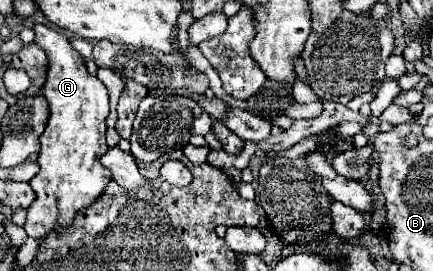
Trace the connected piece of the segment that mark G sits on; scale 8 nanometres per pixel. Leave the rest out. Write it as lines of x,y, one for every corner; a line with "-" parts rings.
34,23
32,31
36,33
34,43
42,47
48,57
46,83
42,85
40,95
48,101
50,117
44,133
40,135
40,171
30,181
36,199
28,207
24,229
28,237
44,239
44,235
54,227
70,225
76,211
94,203
112,179
110,171
100,165
100,155
108,149
104,125
104,119
108,117
108,91
96,75
88,73
84,57
72,47
66,35
42,23

